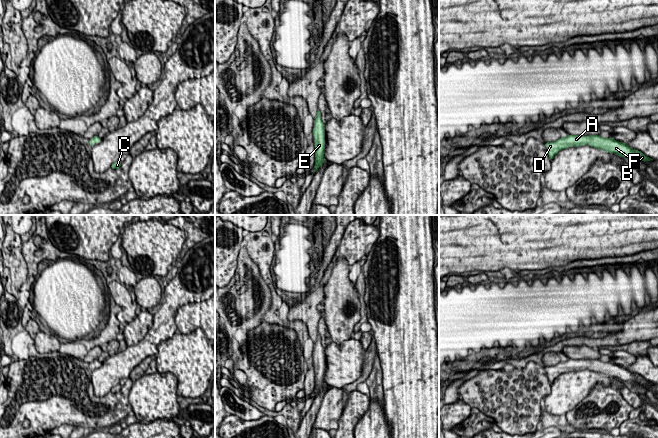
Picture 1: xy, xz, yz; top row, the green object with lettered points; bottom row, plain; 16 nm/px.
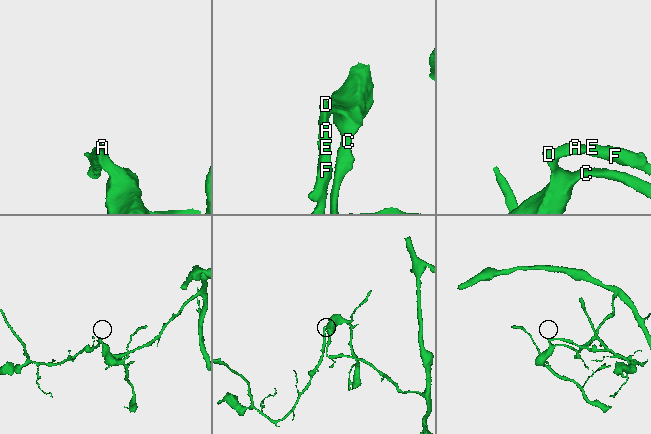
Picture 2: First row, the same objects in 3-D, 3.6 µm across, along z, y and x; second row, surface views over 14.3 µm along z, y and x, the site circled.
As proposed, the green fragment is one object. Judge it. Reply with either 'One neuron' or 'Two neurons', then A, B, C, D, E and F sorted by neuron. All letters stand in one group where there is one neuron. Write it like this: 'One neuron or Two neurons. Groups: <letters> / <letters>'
One neuron. Groups: A B C D E F

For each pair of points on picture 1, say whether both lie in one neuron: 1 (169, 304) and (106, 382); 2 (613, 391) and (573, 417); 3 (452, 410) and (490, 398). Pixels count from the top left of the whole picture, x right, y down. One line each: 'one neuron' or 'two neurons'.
1: one neuron
2: one neuron
3: two neurons

